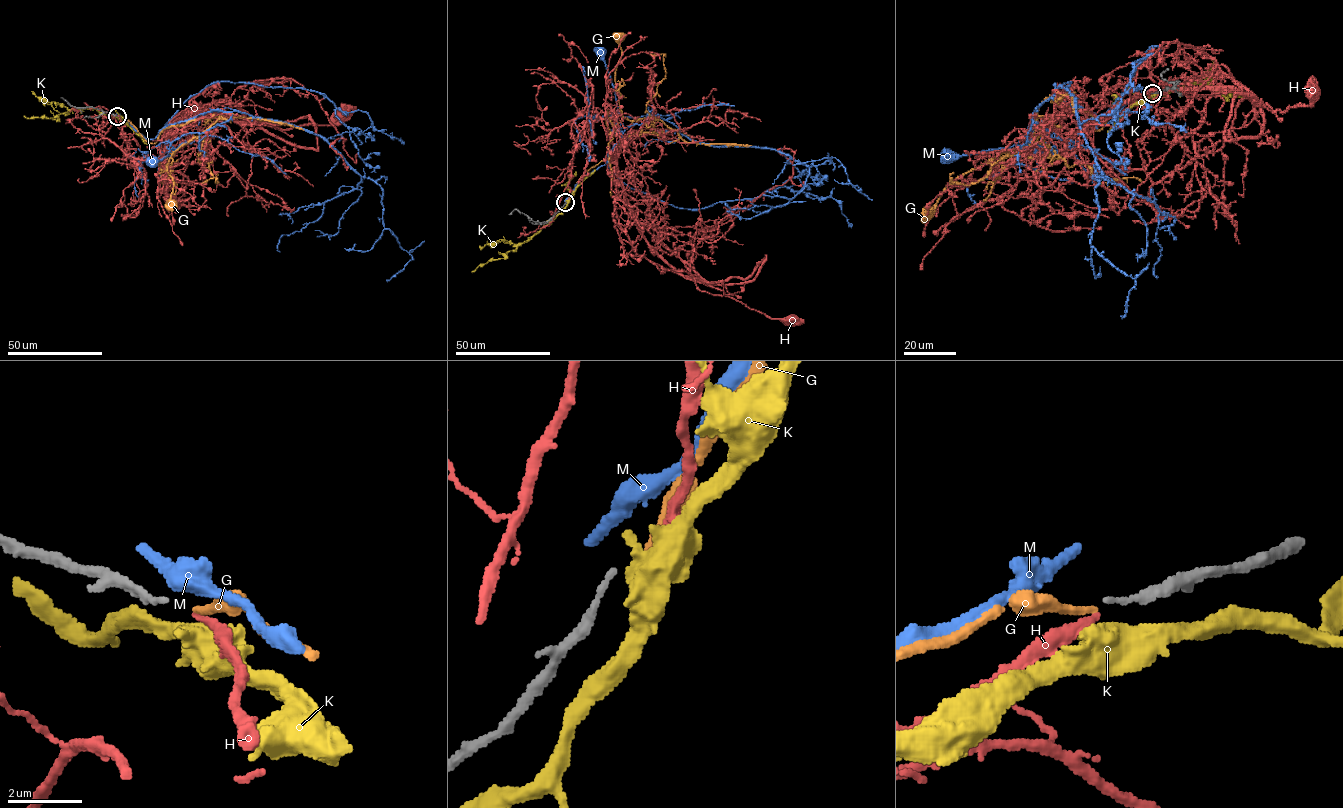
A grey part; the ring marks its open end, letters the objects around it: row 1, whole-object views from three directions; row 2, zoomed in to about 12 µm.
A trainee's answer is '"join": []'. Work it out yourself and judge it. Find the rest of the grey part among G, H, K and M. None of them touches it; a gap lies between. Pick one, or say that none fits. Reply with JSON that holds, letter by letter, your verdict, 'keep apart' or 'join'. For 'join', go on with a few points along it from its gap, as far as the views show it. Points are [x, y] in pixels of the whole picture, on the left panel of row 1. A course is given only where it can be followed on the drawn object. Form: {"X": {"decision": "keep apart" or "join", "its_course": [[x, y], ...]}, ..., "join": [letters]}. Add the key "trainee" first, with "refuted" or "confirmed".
{"trainee": "refuted", "G": {"decision": "keep apart"}, "H": {"decision": "join", "its_course": [[119, 116], [123, 152], [155, 161], [179, 115], [214, 103], [282, 129], [336, 124], [344, 111]]}, "K": {"decision": "keep apart"}, "M": {"decision": "keep apart"}, "join": ["H"]}

